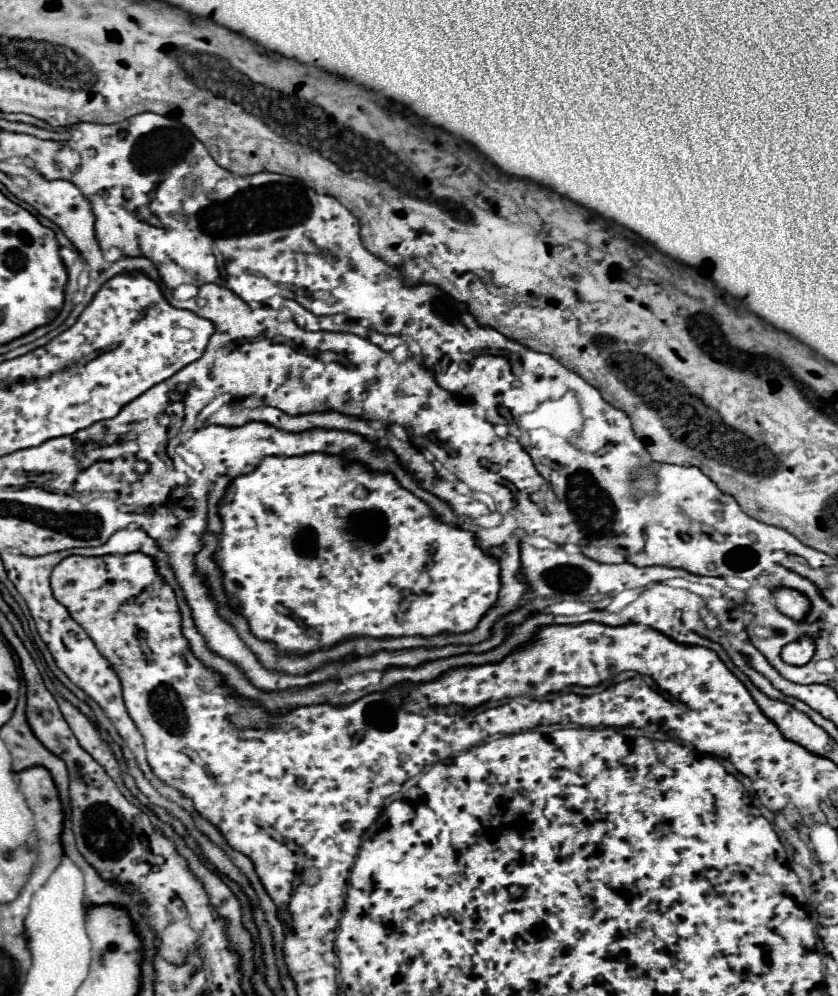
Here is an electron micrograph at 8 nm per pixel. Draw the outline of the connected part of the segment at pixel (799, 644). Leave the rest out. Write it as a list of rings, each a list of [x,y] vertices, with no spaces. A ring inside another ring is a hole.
[[[803,637],[803,639],[797,639],[797,641],[793,641],[793,643],[783,647],[781,659],[785,663],[789,663],[789,665],[805,665],[805,663],[811,661],[813,653],[815,653],[813,643]]]

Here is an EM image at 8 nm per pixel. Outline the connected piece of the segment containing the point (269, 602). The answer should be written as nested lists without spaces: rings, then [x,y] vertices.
[[[303,455],[303,457],[265,457],[261,461],[261,465],[249,473],[249,475],[241,475],[237,477],[231,487],[227,489],[225,497],[221,499],[219,503],[219,515],[223,519],[223,541],[221,541],[221,551],[217,553],[217,563],[219,567],[225,571],[225,591],[227,591],[227,597],[229,597],[229,603],[233,607],[237,607],[243,615],[257,615],[259,613],[259,605],[267,605],[267,607],[273,607],[277,603],[285,605],[293,617],[301,619],[305,627],[311,627],[315,633],[317,633],[317,639],[315,639],[315,647],[331,647],[335,645],[337,641],[345,639],[345,637],[353,637],[353,635],[369,635],[369,637],[399,637],[399,635],[435,635],[435,633],[443,633],[443,631],[451,631],[451,633],[463,633],[463,631],[471,631],[475,629],[475,625],[479,623],[479,619],[483,617],[483,613],[495,603],[497,599],[497,591],[499,591],[499,563],[493,559],[493,557],[487,557],[483,555],[483,551],[475,545],[475,535],[469,533],[469,531],[463,531],[459,527],[453,527],[453,525],[445,525],[441,521],[437,521],[433,515],[431,515],[431,509],[429,505],[425,505],[421,499],[417,499],[415,495],[411,495],[409,491],[405,491],[391,473],[367,473],[363,465],[359,465],[358,461],[353,463],[347,463],[339,457],[329,457],[329,455]]]

